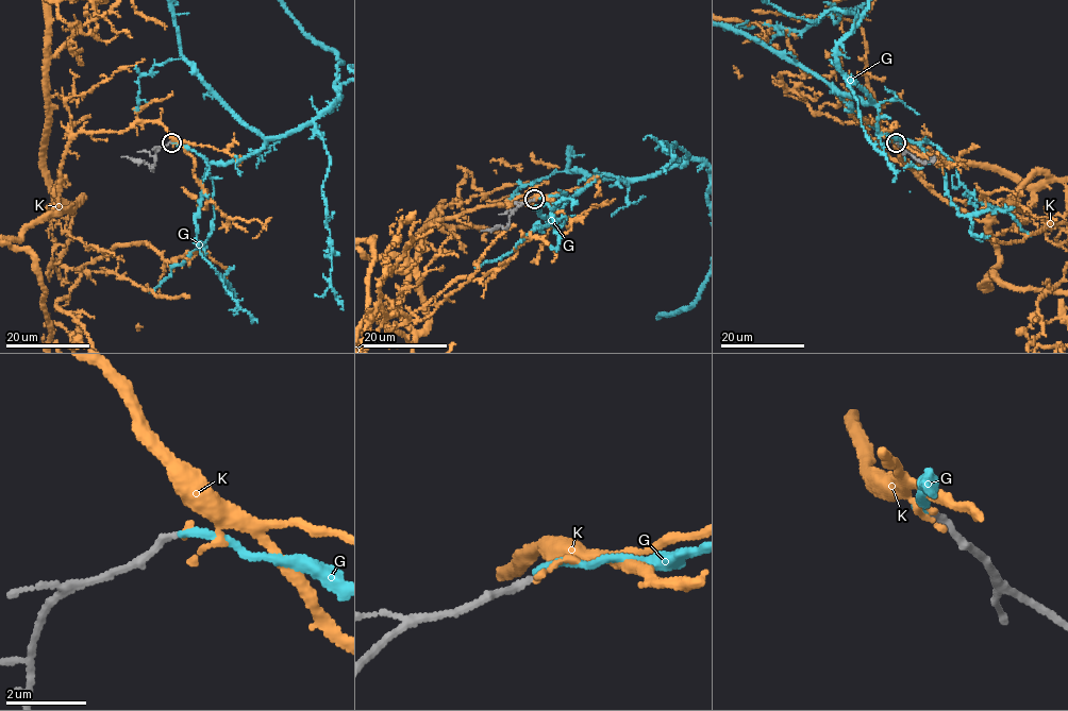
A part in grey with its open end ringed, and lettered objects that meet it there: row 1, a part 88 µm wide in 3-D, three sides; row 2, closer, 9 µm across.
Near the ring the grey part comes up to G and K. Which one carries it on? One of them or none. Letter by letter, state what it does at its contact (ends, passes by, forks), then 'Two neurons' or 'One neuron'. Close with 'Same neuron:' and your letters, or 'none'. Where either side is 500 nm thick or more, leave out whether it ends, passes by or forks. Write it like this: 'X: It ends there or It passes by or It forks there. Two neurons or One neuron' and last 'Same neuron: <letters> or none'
G: It ends there. One neuron
K: It ends there. Two neurons
Same neuron: G

